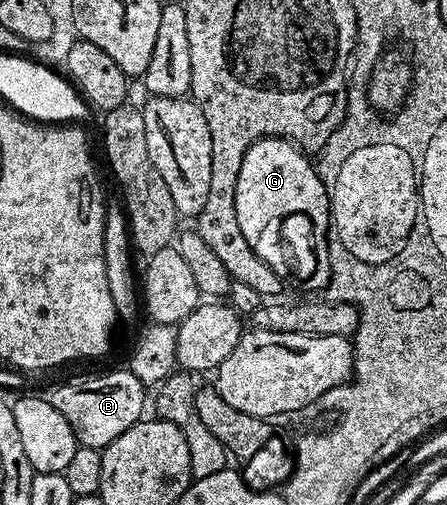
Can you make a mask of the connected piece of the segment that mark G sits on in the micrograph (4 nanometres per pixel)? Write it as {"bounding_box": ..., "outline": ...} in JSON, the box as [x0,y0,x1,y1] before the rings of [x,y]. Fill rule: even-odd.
{"bounding_box":[234,136,332,294],"outline":[[[279,136],[259,140],[242,158],[234,206],[242,235],[256,254],[280,273],[285,285],[293,284],[304,294],[316,294],[319,288],[327,289],[332,276],[328,244],[330,188],[308,160],[291,140]],[[292,223],[308,228],[308,241],[301,248],[292,248],[288,237]]]}

